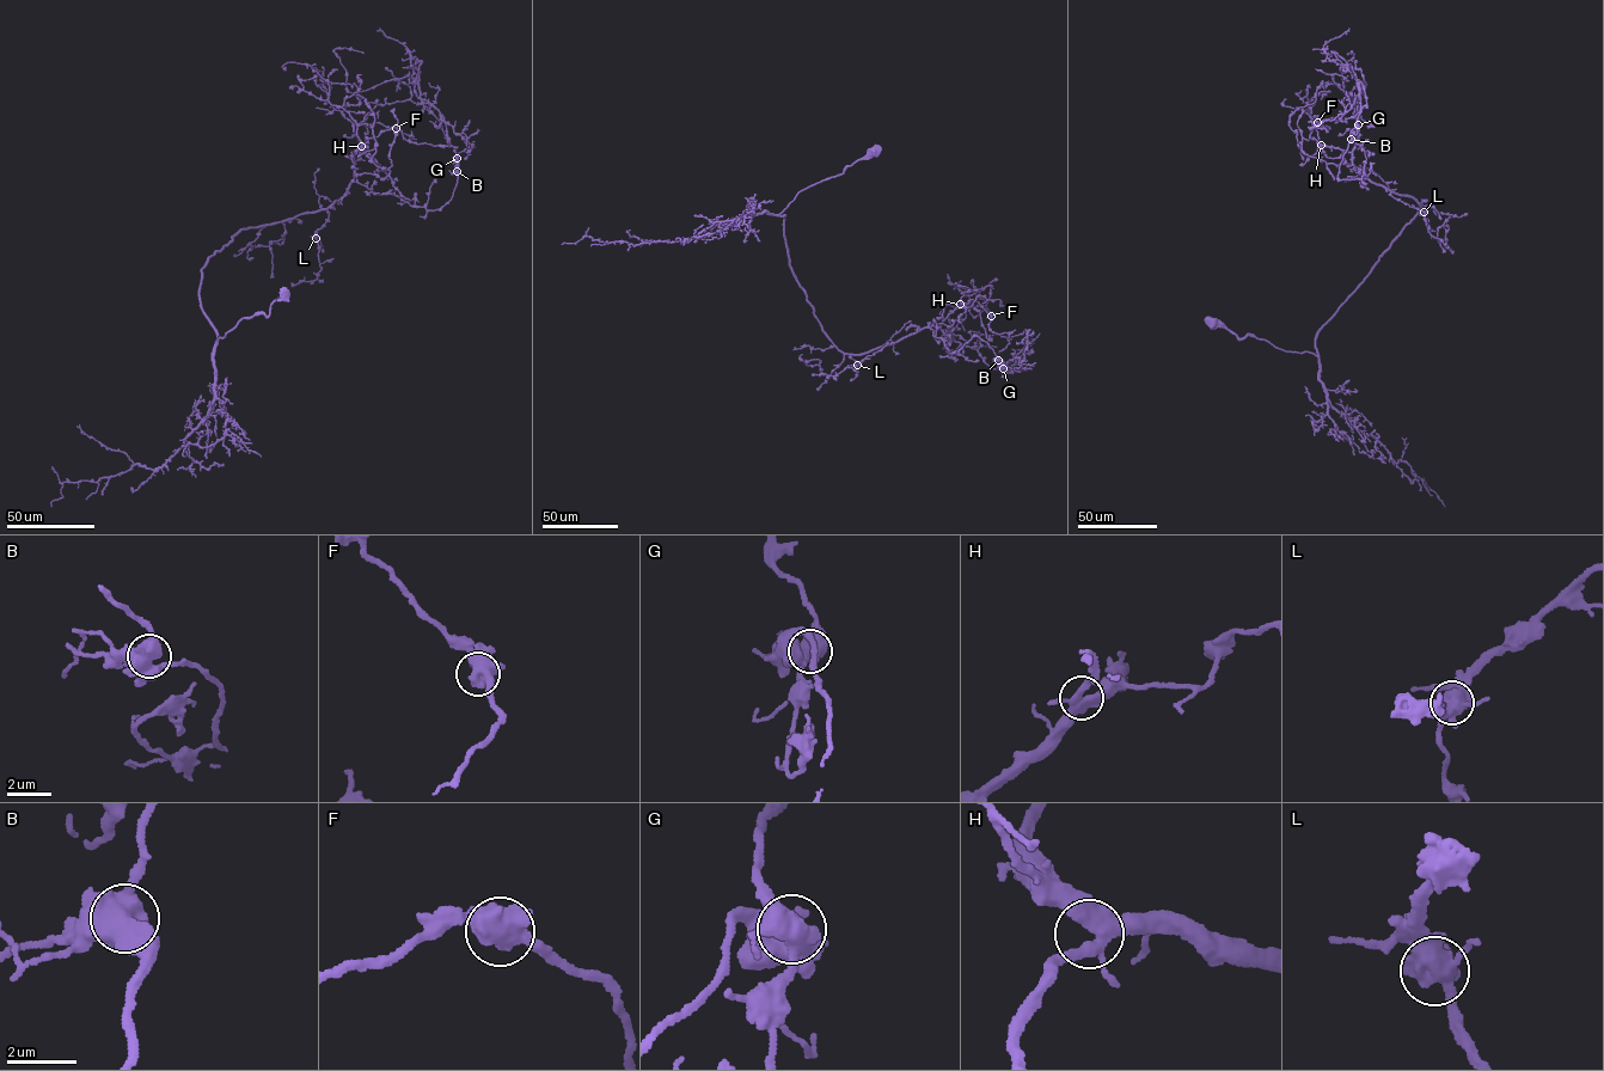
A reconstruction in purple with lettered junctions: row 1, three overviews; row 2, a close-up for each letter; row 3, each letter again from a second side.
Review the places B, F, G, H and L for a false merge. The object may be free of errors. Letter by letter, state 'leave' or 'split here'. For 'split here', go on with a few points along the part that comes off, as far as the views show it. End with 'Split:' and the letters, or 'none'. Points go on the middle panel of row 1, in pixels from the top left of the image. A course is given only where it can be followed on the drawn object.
B: leave
F: leave
G: split here | (1003, 368), (1012, 373), (1009, 366), (1033, 341), (1021, 349), (1017, 357), (1015, 355)
H: leave
L: leave
Split: G

